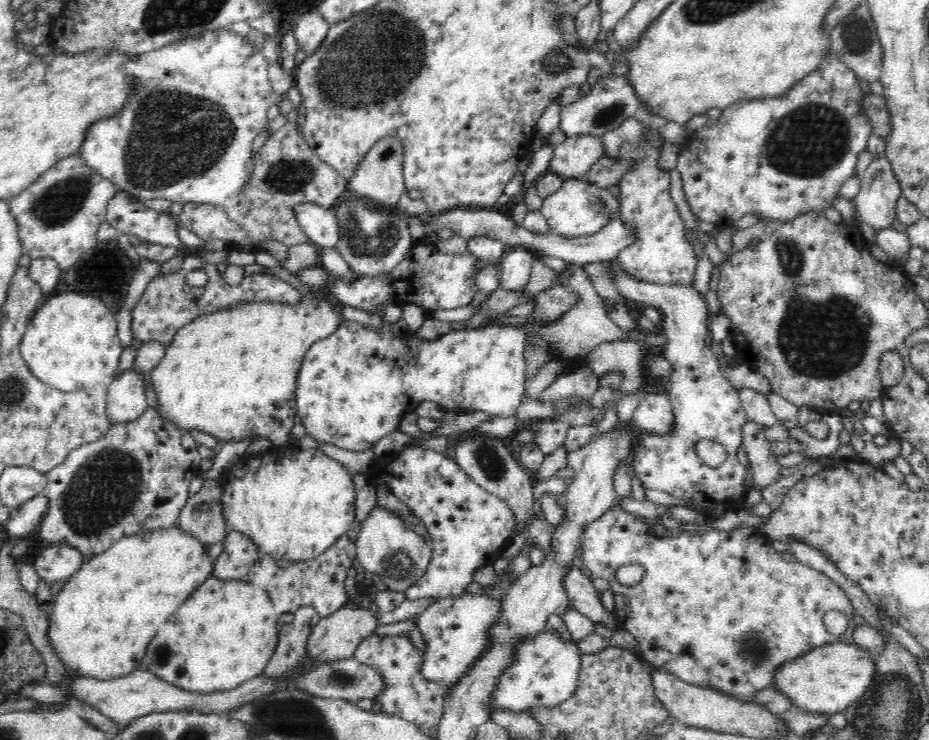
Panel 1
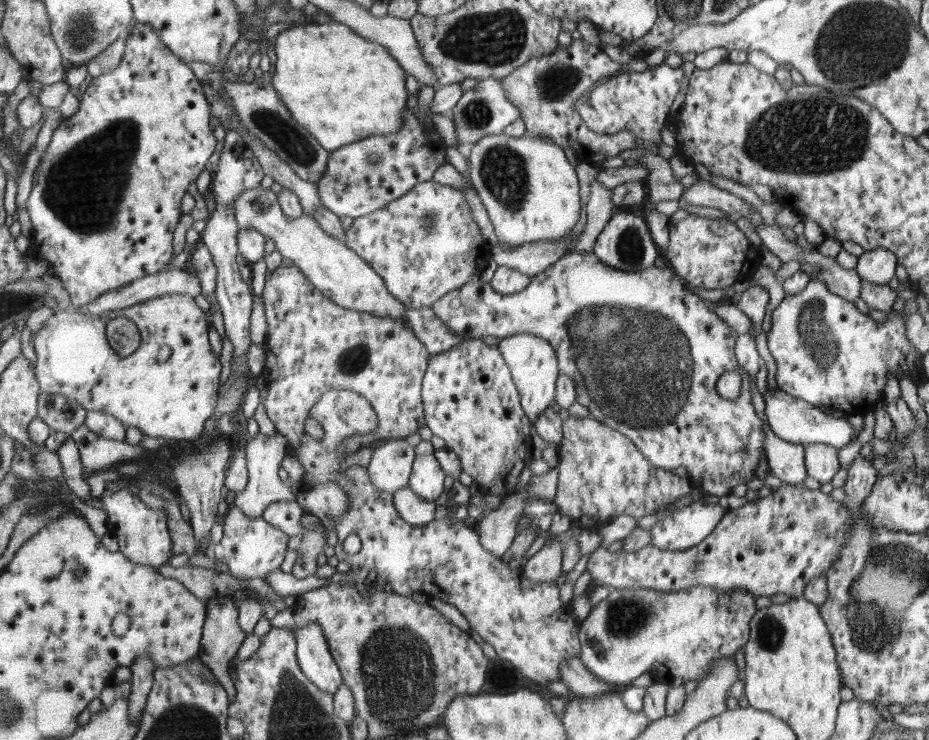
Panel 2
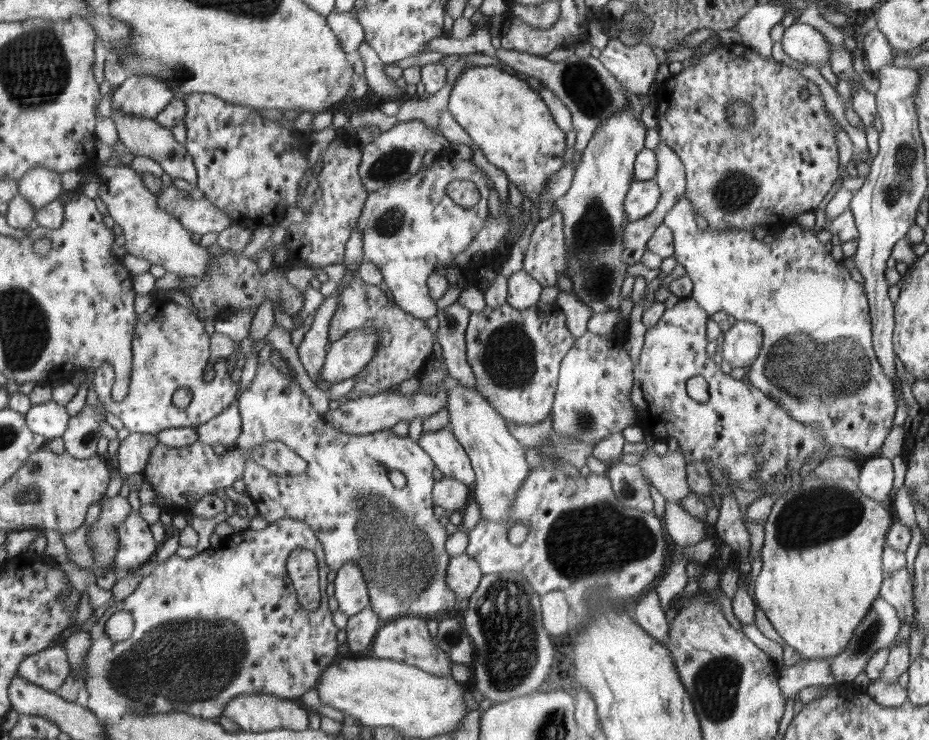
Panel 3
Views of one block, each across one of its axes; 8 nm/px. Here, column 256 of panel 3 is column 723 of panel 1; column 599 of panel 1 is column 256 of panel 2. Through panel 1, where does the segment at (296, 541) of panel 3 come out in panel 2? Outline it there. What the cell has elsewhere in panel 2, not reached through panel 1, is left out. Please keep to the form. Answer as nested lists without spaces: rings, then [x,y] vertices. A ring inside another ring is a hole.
[[[237,507],[231,508],[230,512],[225,515],[223,524],[223,537],[220,542],[212,545],[210,554],[214,555],[218,562],[226,564],[230,574],[236,578],[266,580],[266,574],[280,569],[280,564],[286,554],[286,542],[288,542],[286,532],[282,532],[275,525],[268,524],[268,521],[260,516],[256,518],[244,516],[241,509]]]

